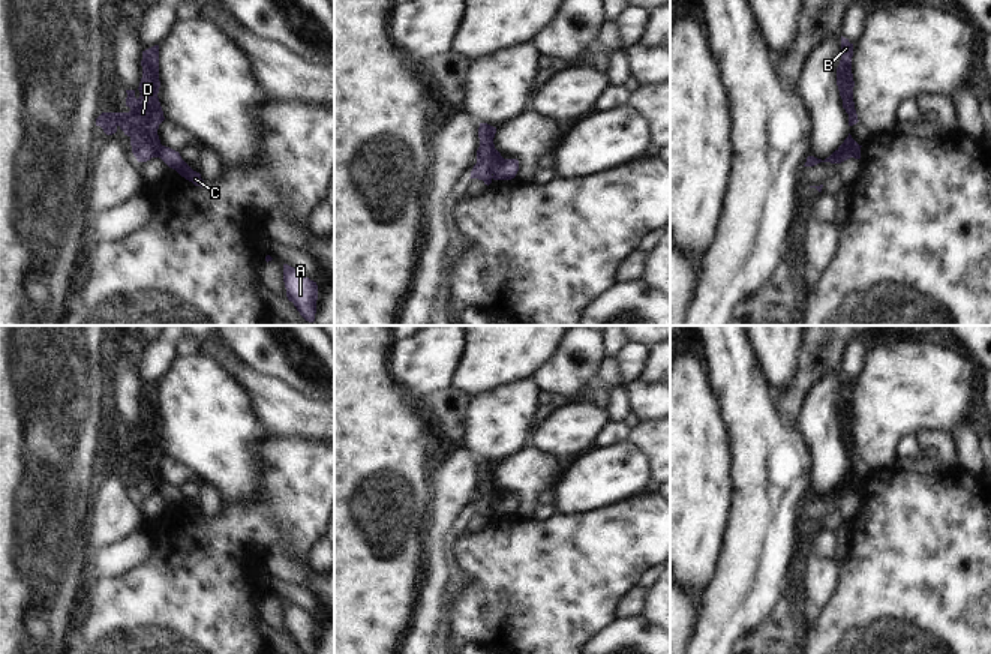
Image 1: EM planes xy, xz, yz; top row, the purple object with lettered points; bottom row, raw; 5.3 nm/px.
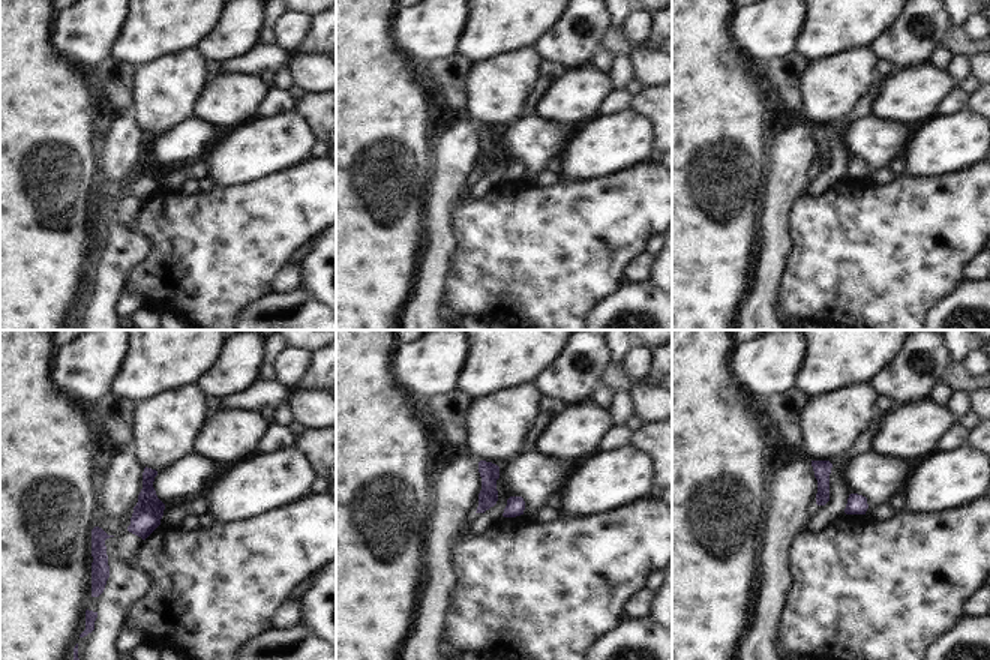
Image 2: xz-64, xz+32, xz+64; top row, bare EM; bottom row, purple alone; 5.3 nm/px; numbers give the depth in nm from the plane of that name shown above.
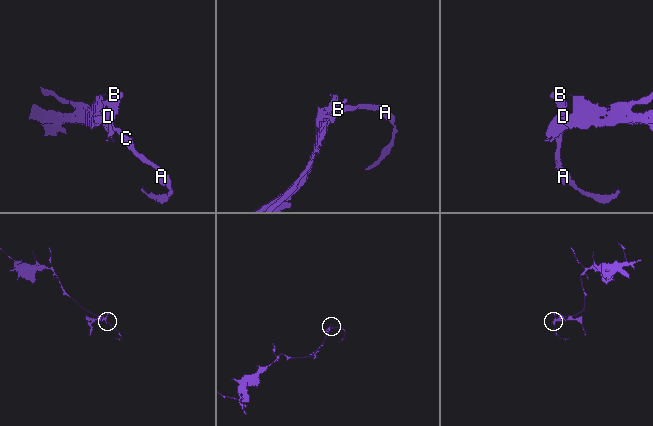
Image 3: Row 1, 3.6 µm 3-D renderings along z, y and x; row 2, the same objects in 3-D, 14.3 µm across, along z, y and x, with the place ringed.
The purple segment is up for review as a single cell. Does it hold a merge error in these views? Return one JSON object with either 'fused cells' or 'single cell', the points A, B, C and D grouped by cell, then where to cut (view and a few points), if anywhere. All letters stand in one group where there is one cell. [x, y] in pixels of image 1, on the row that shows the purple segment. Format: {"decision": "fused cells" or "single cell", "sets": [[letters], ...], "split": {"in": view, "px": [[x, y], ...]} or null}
{"decision": "fused cells", "sets": [["A", "C"], ["B", "D"]], "split": {"in": "xz", "px": [[504, 159], [492, 173]]}}

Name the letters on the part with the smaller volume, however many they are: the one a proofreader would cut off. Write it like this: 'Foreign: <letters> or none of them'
Foreign: A, C

